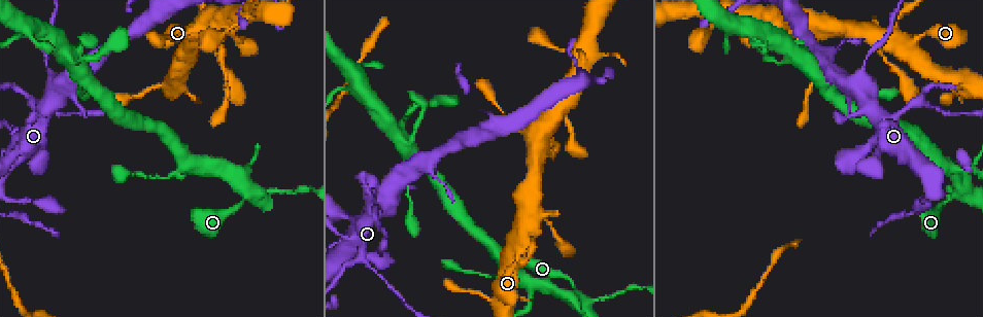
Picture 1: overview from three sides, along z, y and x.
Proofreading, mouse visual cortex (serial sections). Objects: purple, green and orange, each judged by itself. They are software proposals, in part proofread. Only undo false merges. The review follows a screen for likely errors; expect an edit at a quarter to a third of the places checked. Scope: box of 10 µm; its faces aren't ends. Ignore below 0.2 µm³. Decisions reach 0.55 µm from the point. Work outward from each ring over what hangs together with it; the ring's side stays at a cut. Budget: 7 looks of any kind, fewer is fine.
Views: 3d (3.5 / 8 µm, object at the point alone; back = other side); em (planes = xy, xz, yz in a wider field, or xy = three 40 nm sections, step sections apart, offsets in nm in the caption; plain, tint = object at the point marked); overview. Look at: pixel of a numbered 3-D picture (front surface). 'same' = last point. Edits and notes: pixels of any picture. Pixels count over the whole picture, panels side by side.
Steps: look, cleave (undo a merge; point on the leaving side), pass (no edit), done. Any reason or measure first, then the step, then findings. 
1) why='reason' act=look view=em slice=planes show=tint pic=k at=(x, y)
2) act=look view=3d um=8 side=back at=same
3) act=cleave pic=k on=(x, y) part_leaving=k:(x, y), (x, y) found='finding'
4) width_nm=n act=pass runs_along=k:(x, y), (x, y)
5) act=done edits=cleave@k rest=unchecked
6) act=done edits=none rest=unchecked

why='a fork' act=look view=3d um=3.5 pic=1 at=(917, 100)

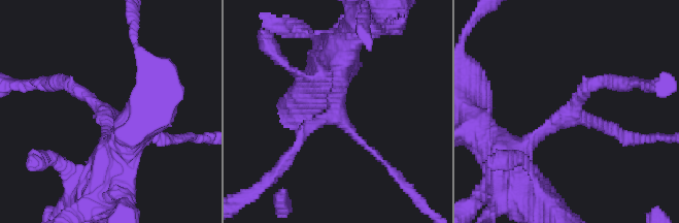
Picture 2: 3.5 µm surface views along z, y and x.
why='need the tissue' act=look view=em slice=planes show=tint pic=2 at=(337, 109)

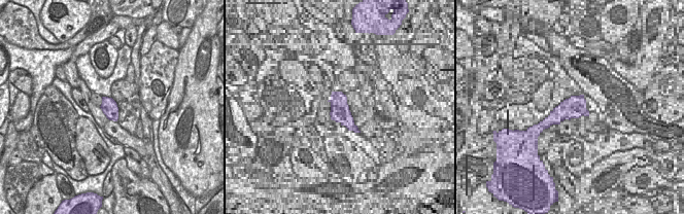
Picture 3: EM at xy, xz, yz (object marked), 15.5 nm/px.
arms=3 arm_widths_nm=150,200,250 act=cleave pic=2 on=(333, 108) part_leaving=2:(339, 85), (339, 119), (380, 161) found='two cells meet here'

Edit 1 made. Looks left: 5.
why='redraw' act=look view=overview

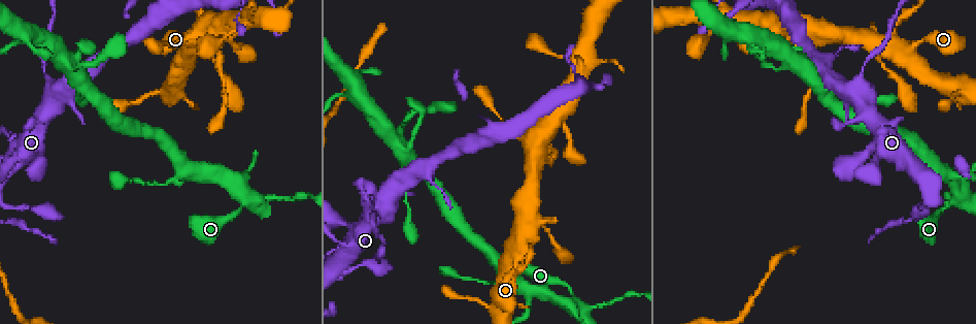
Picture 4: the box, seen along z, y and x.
why='arms part here' act=look view=3d um=8 side=back pic=4 at=(858, 83)

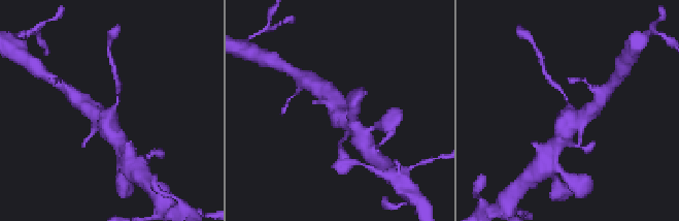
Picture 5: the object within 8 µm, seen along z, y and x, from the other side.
why='shape alone is not enough' act=look view=em slice=xy step=1 show=tint at=same

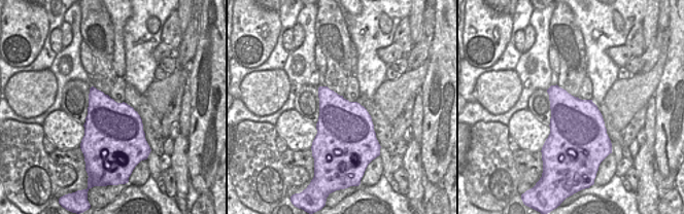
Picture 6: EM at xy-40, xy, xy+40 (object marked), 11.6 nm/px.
act=pass runs_along=5:(556, 143), (574, 119), (592, 107) found='one cell here'

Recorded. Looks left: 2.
act=done edits=cleave@2 rest=unchecked

